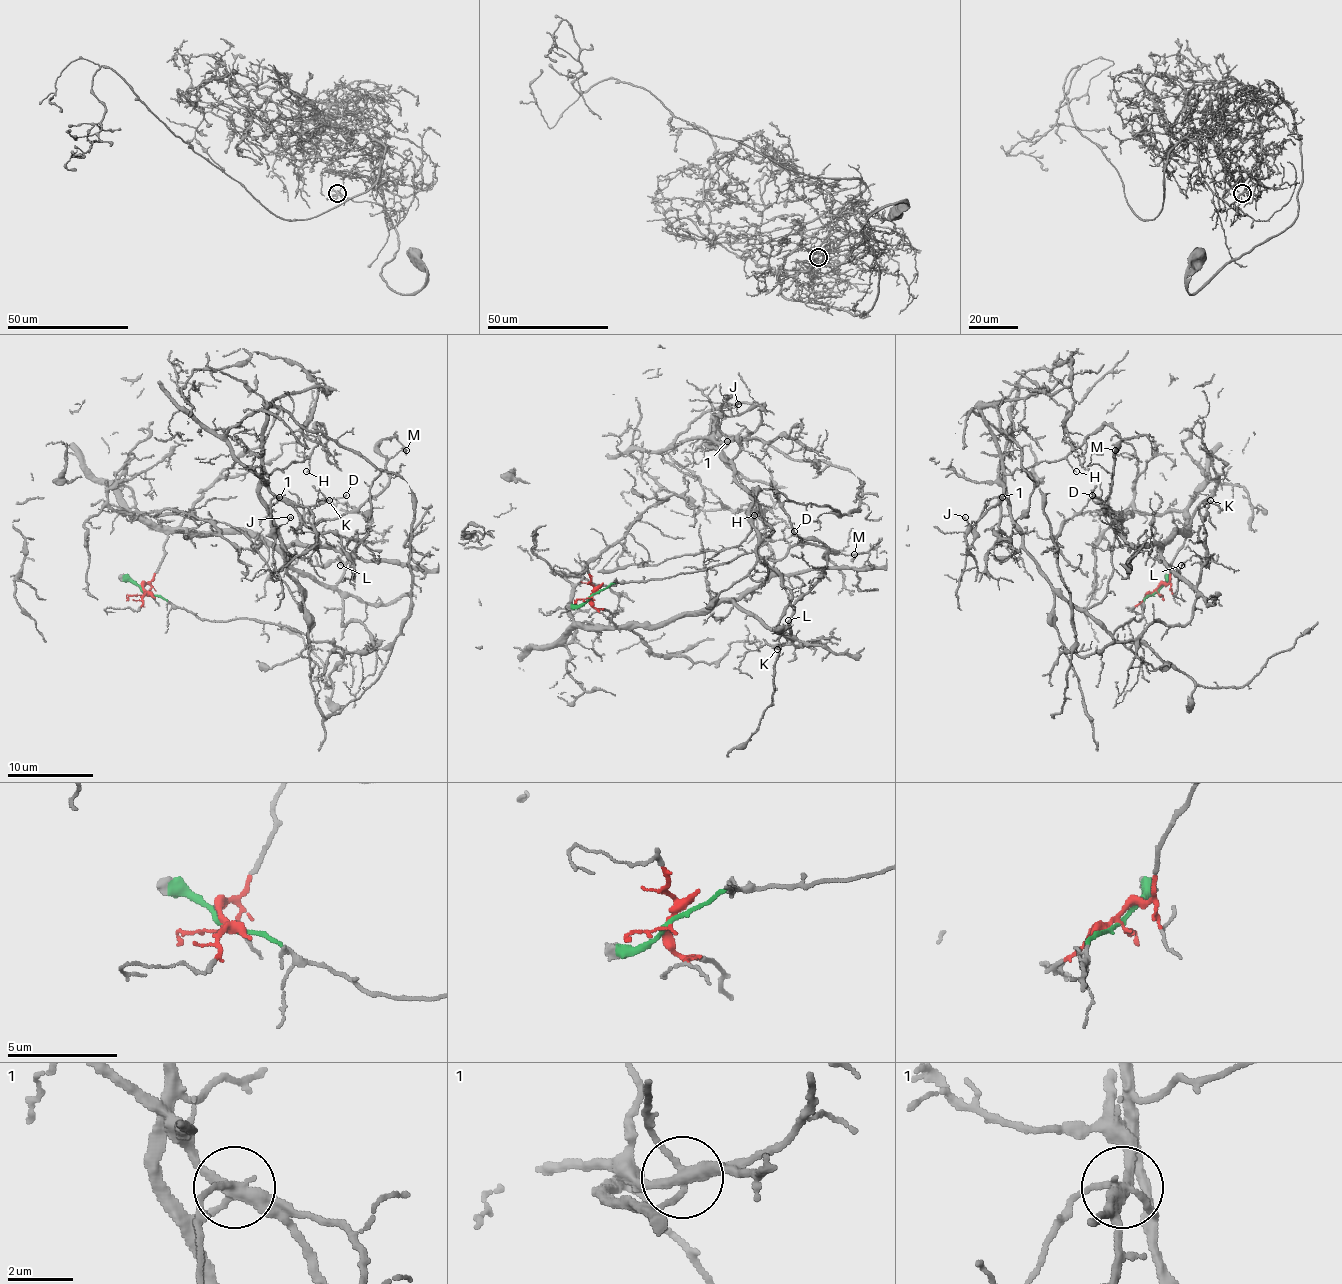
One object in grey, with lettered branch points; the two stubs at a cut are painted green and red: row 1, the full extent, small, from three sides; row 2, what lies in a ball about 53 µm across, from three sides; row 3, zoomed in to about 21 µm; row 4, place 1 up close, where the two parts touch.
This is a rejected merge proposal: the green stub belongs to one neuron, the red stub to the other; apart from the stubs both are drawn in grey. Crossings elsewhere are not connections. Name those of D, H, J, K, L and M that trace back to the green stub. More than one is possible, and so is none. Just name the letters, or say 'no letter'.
H, J

